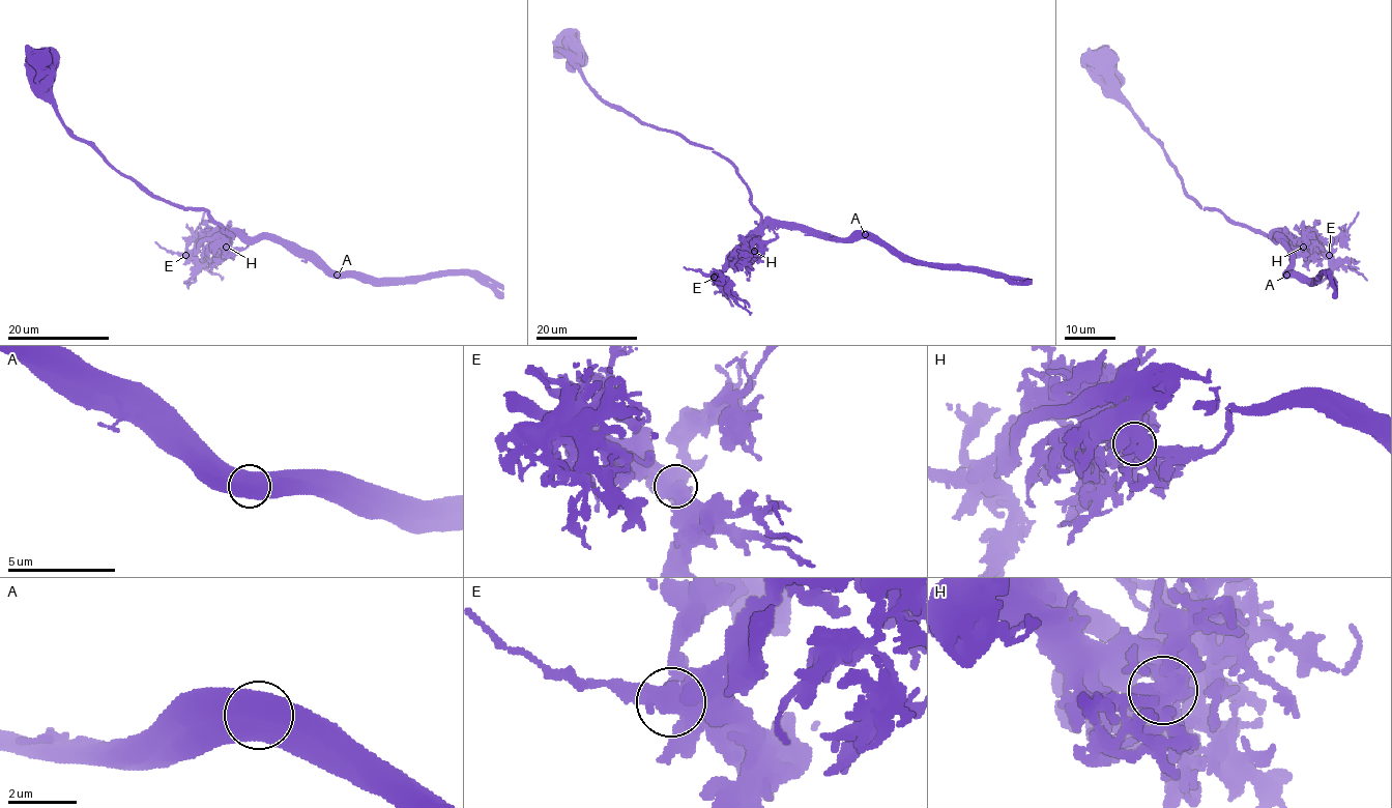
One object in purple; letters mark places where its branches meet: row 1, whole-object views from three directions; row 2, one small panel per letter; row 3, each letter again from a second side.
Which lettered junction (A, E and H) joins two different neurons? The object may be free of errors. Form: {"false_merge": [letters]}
{"false_merge": ["A"]}

